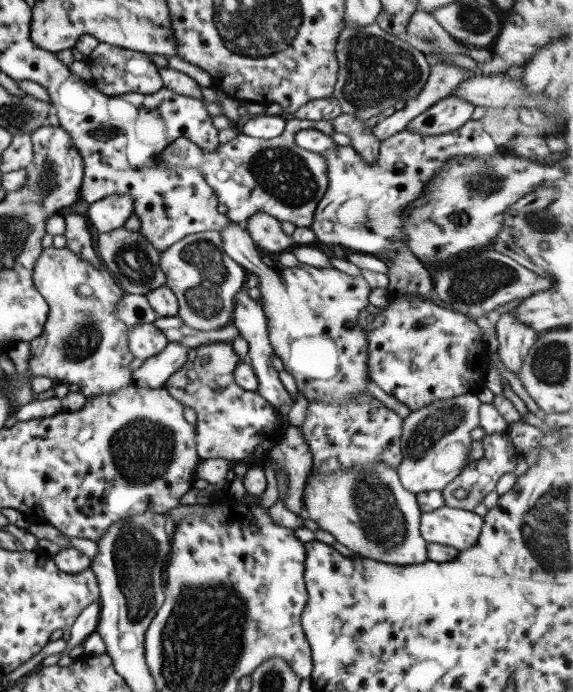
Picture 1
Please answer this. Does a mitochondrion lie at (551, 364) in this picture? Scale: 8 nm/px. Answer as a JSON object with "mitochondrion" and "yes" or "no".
{"mitochondrion":"yes"}

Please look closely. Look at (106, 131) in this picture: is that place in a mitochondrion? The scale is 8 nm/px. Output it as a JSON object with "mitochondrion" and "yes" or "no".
{"mitochondrion":"yes"}

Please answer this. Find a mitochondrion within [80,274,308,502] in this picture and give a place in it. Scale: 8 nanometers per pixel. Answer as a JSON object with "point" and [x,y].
{"point":[142,449]}

